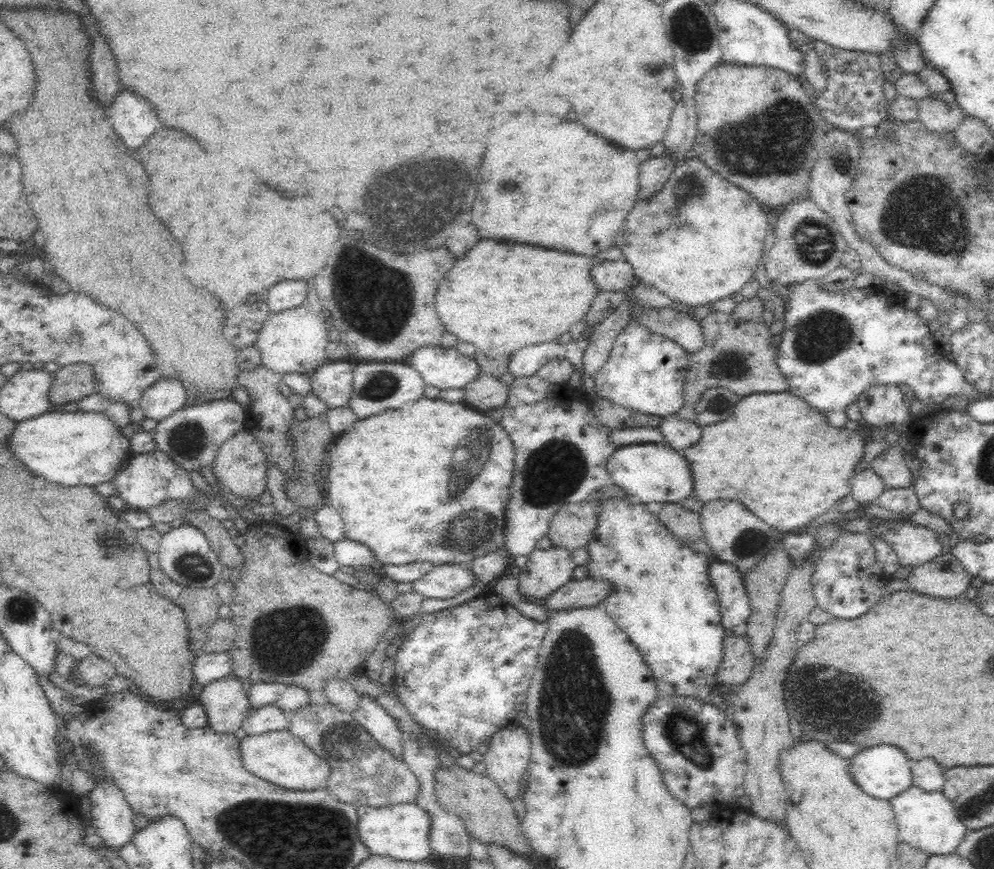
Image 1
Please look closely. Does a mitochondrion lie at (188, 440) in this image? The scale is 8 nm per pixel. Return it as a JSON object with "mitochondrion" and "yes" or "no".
{"mitochondrion":"yes"}

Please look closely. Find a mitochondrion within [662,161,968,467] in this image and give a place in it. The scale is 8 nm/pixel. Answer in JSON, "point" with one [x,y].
{"point":[818,339]}

